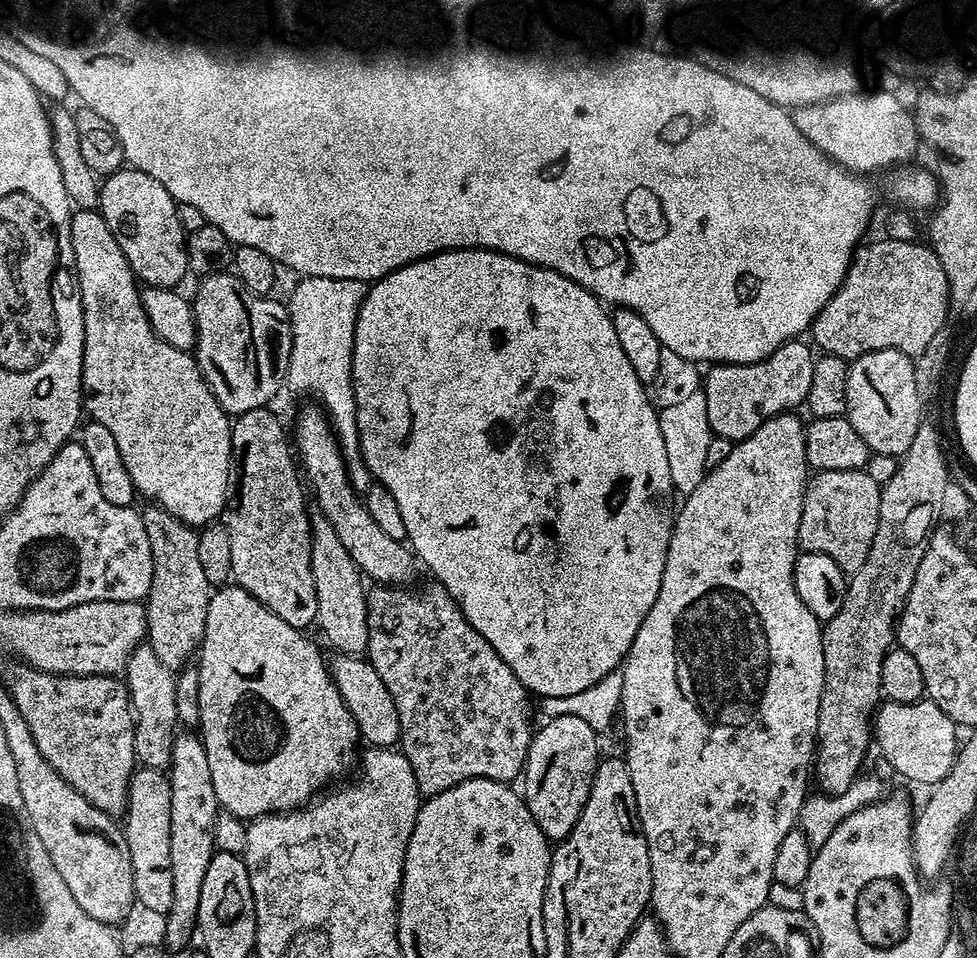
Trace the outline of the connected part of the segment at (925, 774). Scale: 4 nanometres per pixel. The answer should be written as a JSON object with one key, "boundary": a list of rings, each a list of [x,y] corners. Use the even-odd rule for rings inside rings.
{"boundary":[[[921,698],[912,704],[881,703],[874,717],[874,744],[880,747],[884,760],[900,776],[916,784],[939,784],[956,761],[958,725],[930,699]]]}

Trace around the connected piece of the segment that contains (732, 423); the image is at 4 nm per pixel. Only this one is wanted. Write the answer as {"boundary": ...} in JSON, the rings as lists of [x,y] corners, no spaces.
{"boundary":[[[800,338],[788,340],[778,346],[774,354],[753,364],[718,364],[707,369],[702,391],[713,436],[733,442],[745,440],[762,422],[792,412],[807,401],[816,360],[812,356],[813,349],[804,342]]]}

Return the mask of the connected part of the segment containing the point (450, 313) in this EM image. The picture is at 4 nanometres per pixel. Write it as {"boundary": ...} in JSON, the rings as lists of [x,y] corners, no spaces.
{"boundary":[[[451,248],[449,252],[435,252],[433,256],[423,256],[421,260],[415,260],[412,264],[386,274],[365,291],[364,302],[356,319],[352,385],[356,399],[356,425],[360,431],[360,455],[369,473],[394,494],[394,502],[398,502],[402,510],[402,522],[406,522],[407,543],[411,551],[418,557],[419,563],[421,560],[436,575],[433,577],[459,604],[470,626],[474,626],[474,630],[478,630],[478,634],[482,634],[482,638],[486,638],[486,642],[490,642],[490,646],[498,650],[498,658],[502,658],[502,662],[506,662],[506,666],[510,666],[510,670],[518,674],[529,693],[536,695],[537,692],[537,697],[540,698],[582,694],[582,690],[606,678],[606,674],[617,671],[623,665],[624,656],[634,642],[634,634],[638,634],[638,626],[642,626],[646,614],[650,614],[650,606],[654,606],[654,598],[658,598],[658,590],[662,586],[662,570],[666,566],[674,519],[673,509],[668,509],[668,499],[674,496],[674,489],[665,443],[659,430],[658,408],[653,403],[649,389],[638,378],[638,374],[634,374],[630,361],[618,343],[618,334],[614,334],[609,309],[594,294],[590,294],[570,278],[549,268],[540,268],[537,264],[527,264],[524,260],[507,256],[505,252],[492,252],[488,248]]]}

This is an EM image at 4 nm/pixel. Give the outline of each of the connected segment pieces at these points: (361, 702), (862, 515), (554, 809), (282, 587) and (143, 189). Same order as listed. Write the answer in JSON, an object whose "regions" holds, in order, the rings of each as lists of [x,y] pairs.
{"regions":[[[[338,654],[334,658],[330,662],[332,679],[339,686],[339,693],[347,703],[363,741],[371,747],[395,747],[399,743],[401,732],[398,708],[371,661],[357,655]]],[[[859,468],[816,472],[804,489],[802,518],[798,526],[801,549],[834,558],[846,574],[858,571],[870,554],[874,530],[878,530],[881,487],[866,470]]],[[[560,715],[547,719],[541,729],[533,733],[531,745],[528,747],[527,762],[522,773],[522,795],[530,814],[538,822],[545,837],[552,842],[559,842],[568,836],[570,830],[577,824],[586,798],[589,797],[590,786],[596,773],[601,754],[598,748],[599,735],[588,722],[574,715]]],[[[267,407],[244,412],[235,417],[232,426],[232,454],[238,458],[238,476],[240,472],[234,503],[226,512],[232,580],[282,618],[282,622],[308,630],[317,623],[318,598],[311,570],[312,536],[304,500],[306,488],[300,485],[302,476],[290,447],[289,433],[284,433],[272,411]]],[[[125,166],[103,177],[100,186],[100,217],[122,246],[126,262],[141,285],[175,289],[190,268],[188,241],[179,218],[176,199],[150,174]]]]}

